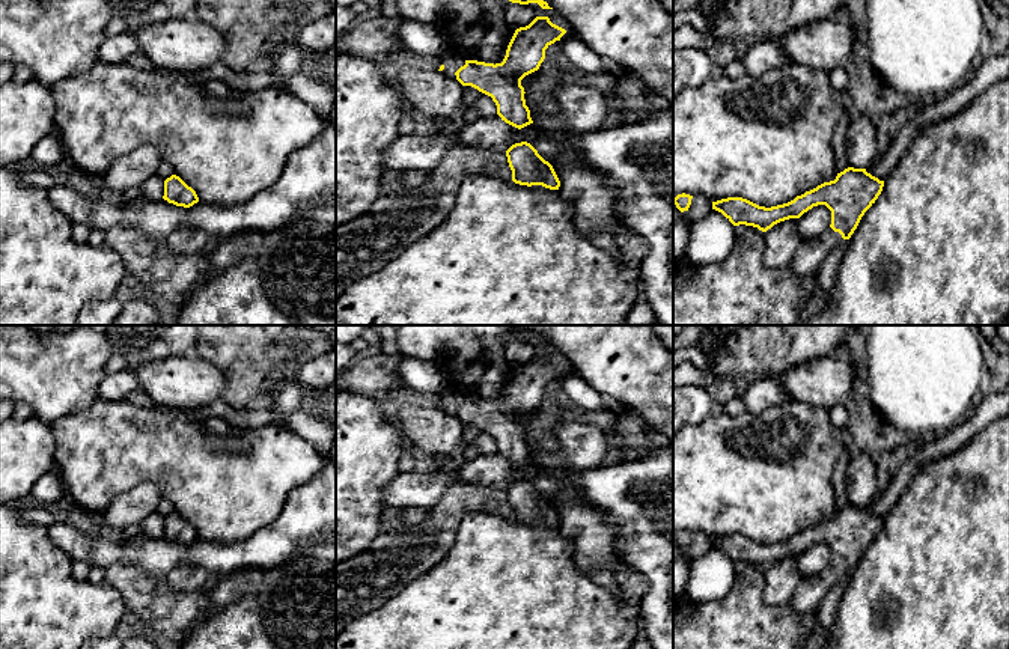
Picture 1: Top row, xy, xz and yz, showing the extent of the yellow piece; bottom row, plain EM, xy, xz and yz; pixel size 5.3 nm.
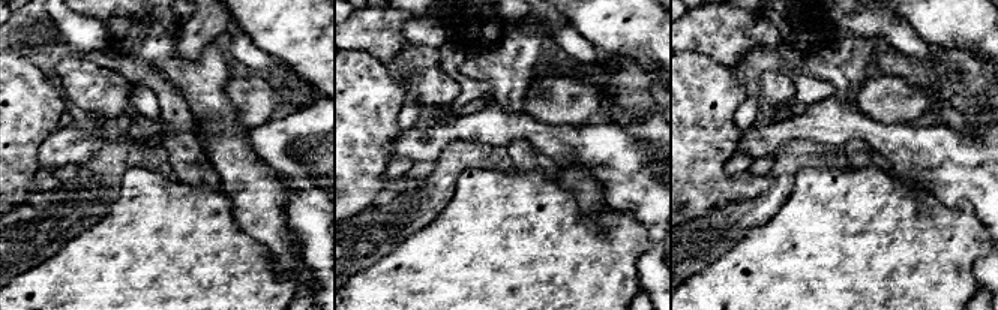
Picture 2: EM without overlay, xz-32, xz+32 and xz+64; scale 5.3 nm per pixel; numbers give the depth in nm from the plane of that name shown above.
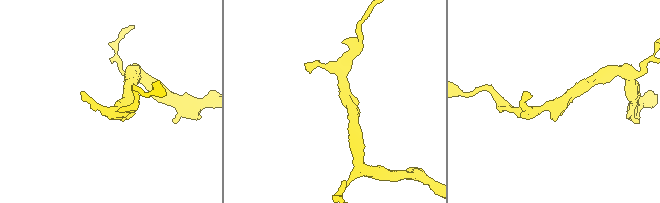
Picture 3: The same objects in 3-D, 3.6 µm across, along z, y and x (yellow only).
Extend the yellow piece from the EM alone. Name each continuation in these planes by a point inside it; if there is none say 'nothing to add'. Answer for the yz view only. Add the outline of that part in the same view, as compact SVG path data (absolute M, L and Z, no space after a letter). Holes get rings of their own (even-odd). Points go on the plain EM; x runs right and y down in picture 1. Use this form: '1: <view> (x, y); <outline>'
1: yz (810, 591); M831 565L821 574L801 578L791 599L794 610L804 617L812 617L822 598L840 580L843 580L842 572Z

